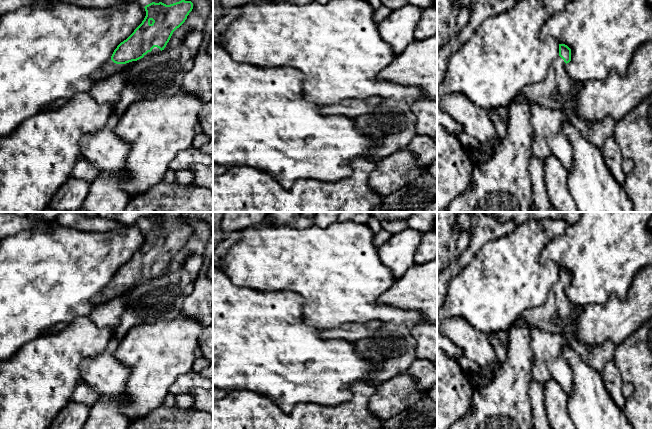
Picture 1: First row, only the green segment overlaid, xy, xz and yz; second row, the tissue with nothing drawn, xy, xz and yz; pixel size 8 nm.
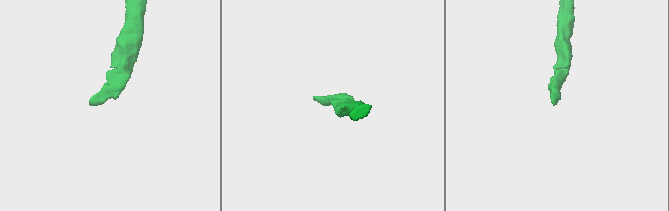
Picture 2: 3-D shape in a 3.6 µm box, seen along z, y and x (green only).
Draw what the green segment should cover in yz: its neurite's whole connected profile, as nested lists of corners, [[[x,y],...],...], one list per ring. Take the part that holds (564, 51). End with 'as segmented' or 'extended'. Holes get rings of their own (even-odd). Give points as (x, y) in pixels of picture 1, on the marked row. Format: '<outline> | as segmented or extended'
[[[559,44],[559,56],[549,68],[546,78],[538,83],[532,83],[522,89],[521,93],[509,105],[509,119],[506,136],[495,148],[494,156],[485,163],[480,163],[474,170],[470,186],[447,209],[447,212],[530,212],[533,205],[533,184],[530,179],[529,160],[532,154],[532,141],[535,137],[530,123],[530,106],[532,102],[548,109],[561,110],[570,97],[572,80],[565,66],[571,61],[571,49],[565,44]]] | extended

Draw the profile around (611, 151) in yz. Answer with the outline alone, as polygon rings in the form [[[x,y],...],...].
[[[612,136],[605,141],[601,152],[610,172],[623,188],[626,182],[626,174],[622,169],[623,156],[615,136]]]

